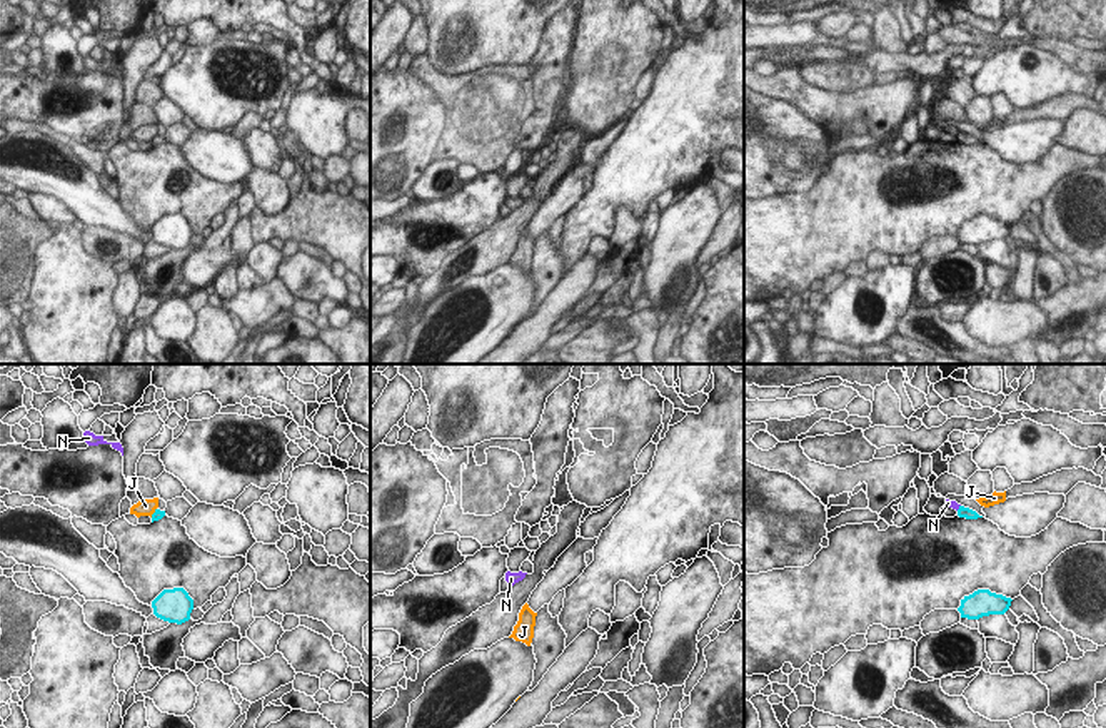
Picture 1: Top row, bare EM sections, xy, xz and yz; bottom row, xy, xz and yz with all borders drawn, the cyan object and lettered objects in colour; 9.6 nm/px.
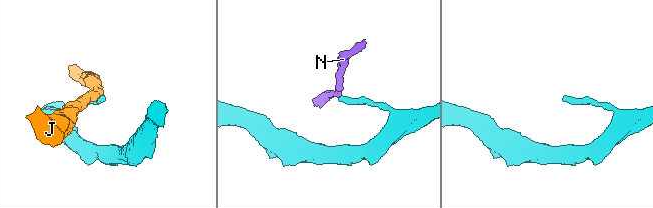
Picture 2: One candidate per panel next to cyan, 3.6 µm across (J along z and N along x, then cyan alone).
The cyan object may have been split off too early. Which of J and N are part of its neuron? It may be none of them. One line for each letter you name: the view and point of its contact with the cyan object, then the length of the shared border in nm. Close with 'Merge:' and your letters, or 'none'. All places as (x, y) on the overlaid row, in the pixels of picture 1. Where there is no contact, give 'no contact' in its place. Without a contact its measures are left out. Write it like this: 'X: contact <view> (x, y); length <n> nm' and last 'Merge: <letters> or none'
Merge: none

